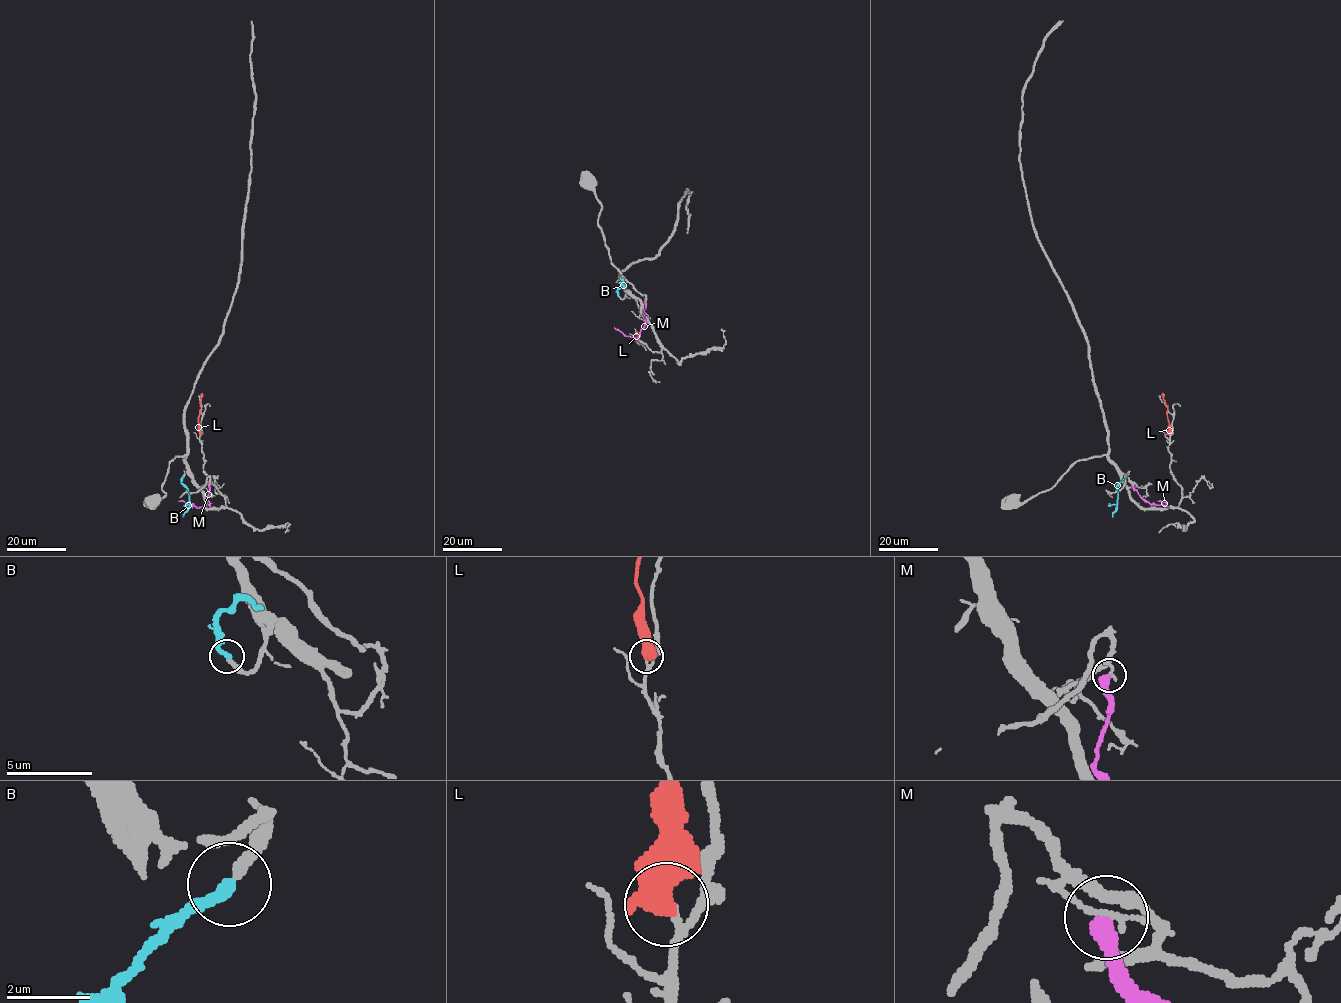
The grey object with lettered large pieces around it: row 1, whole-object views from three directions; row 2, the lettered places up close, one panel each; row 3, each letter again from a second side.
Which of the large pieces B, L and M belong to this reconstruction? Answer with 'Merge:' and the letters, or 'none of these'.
Merge: B

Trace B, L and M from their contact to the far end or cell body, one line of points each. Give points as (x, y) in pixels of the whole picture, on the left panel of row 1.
B: (183, 476), (181, 482), (189, 493), (189, 507), (183, 516)
L: (200, 433), (202, 393)
M: (209, 484), (209, 504), (197, 507), (178, 501)

